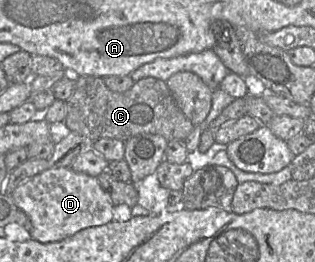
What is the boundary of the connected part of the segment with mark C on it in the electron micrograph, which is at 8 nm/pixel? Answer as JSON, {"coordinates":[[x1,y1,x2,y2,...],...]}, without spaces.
{"coordinates":[[75,76,76,87,66,101,66,127,90,142,101,138,119,139,125,142,140,134,159,134,167,140,185,140,195,125,178,106,167,82,154,77,136,81,123,93,111,91,103,78]]}

